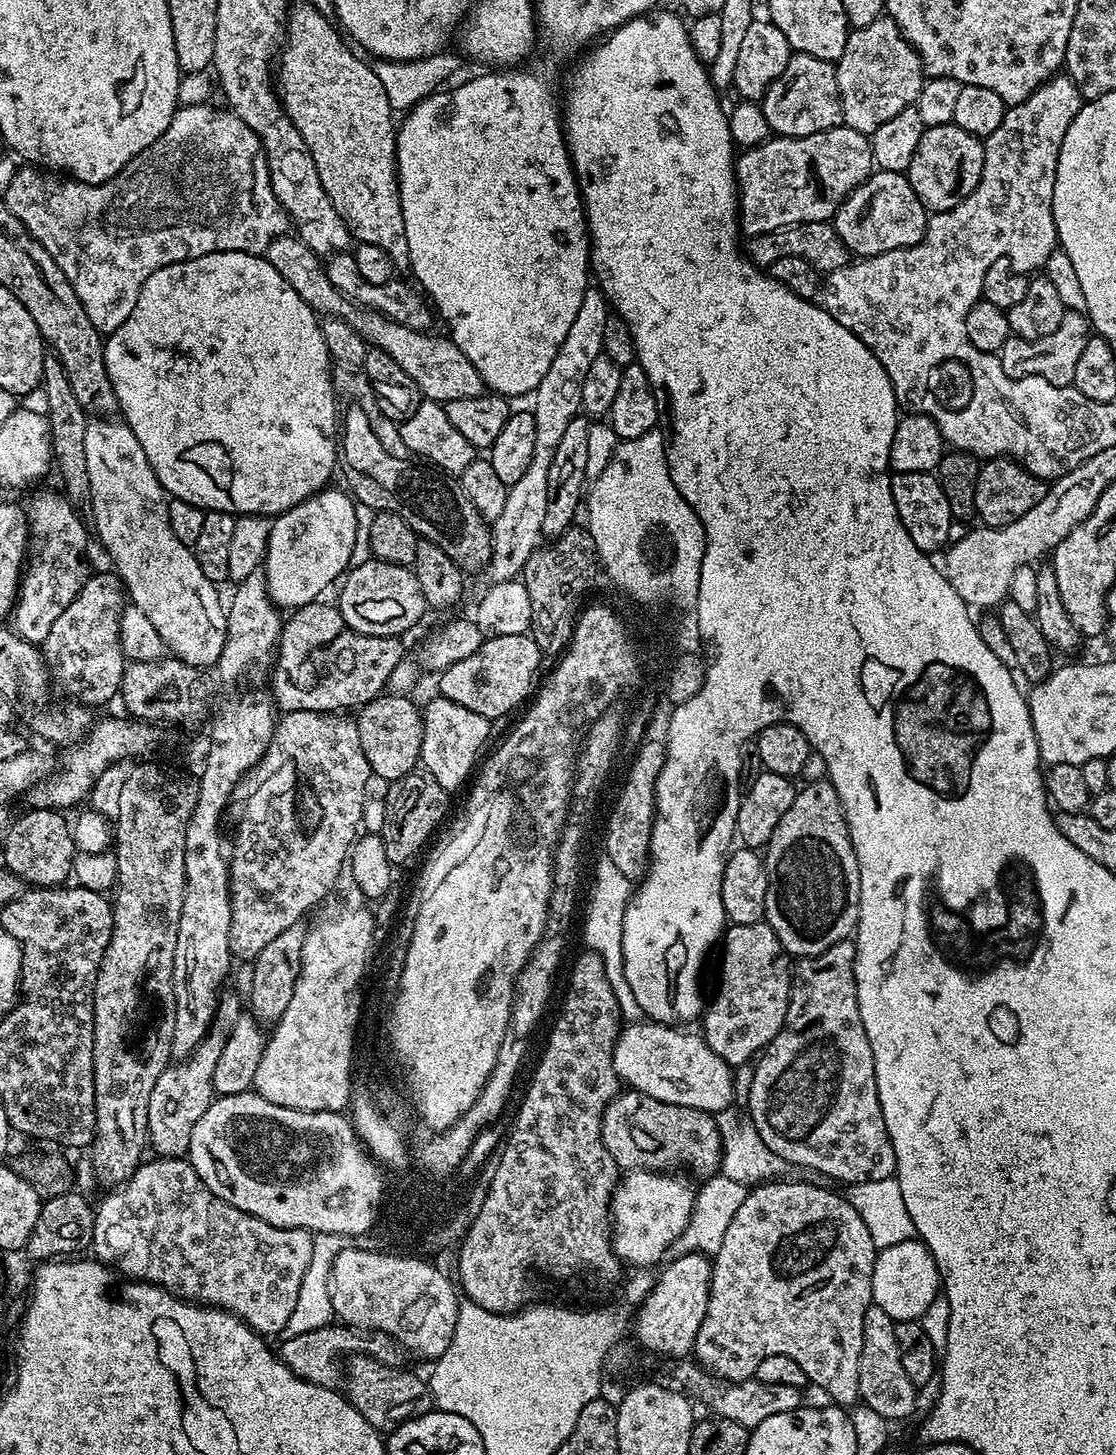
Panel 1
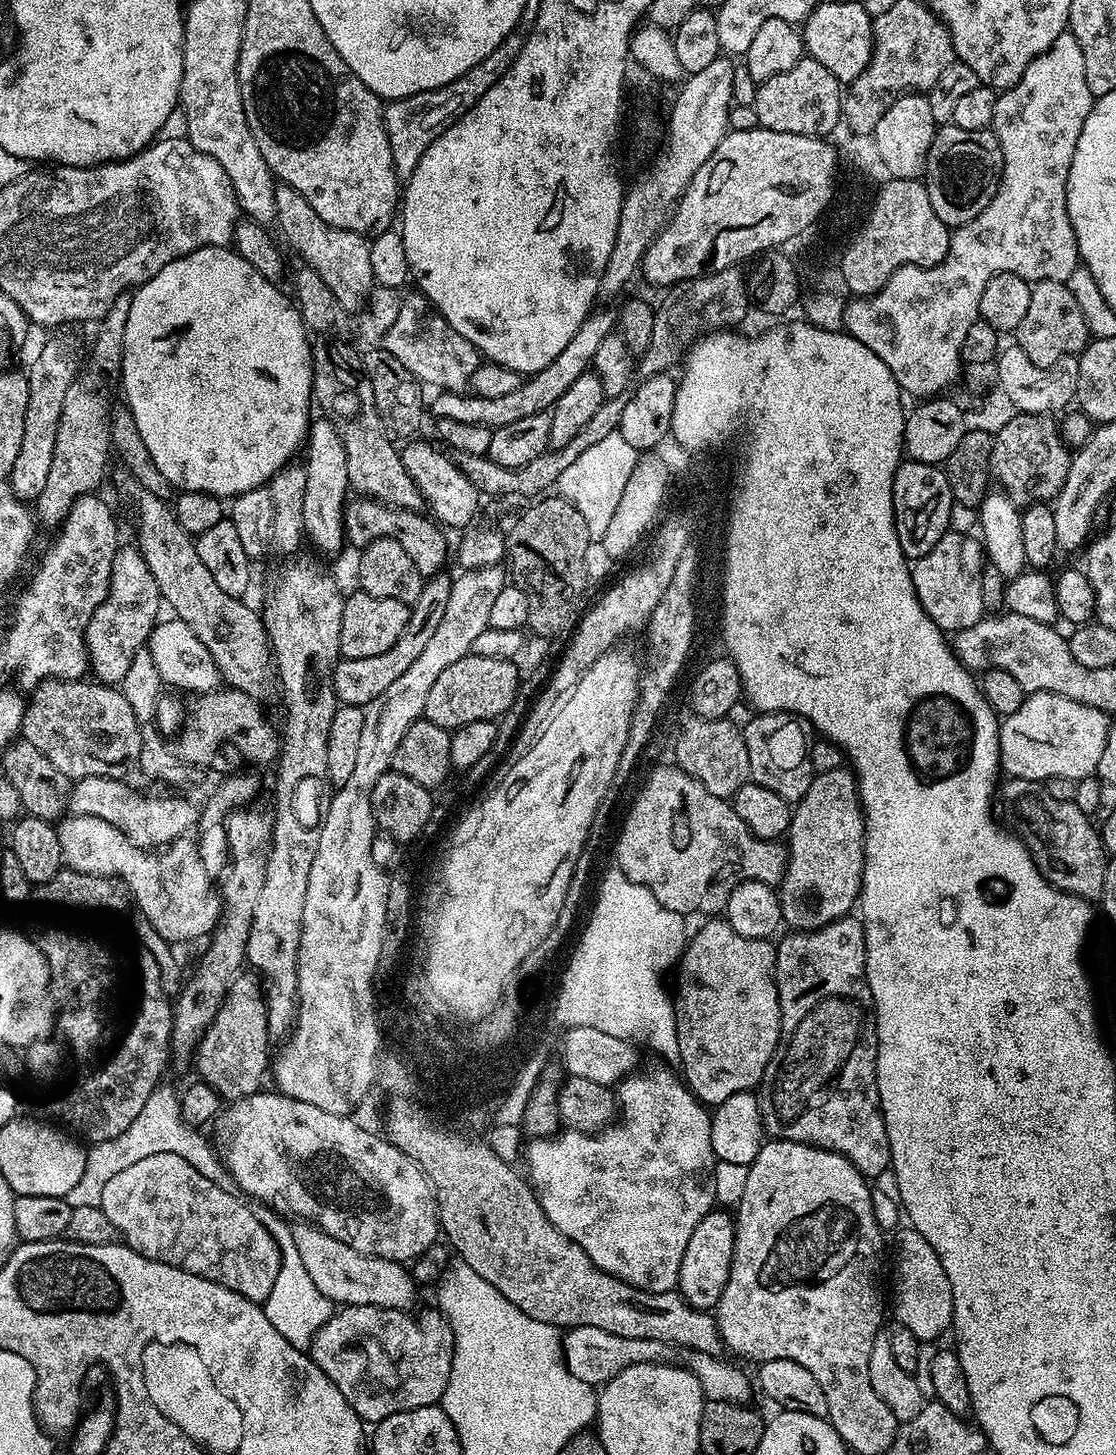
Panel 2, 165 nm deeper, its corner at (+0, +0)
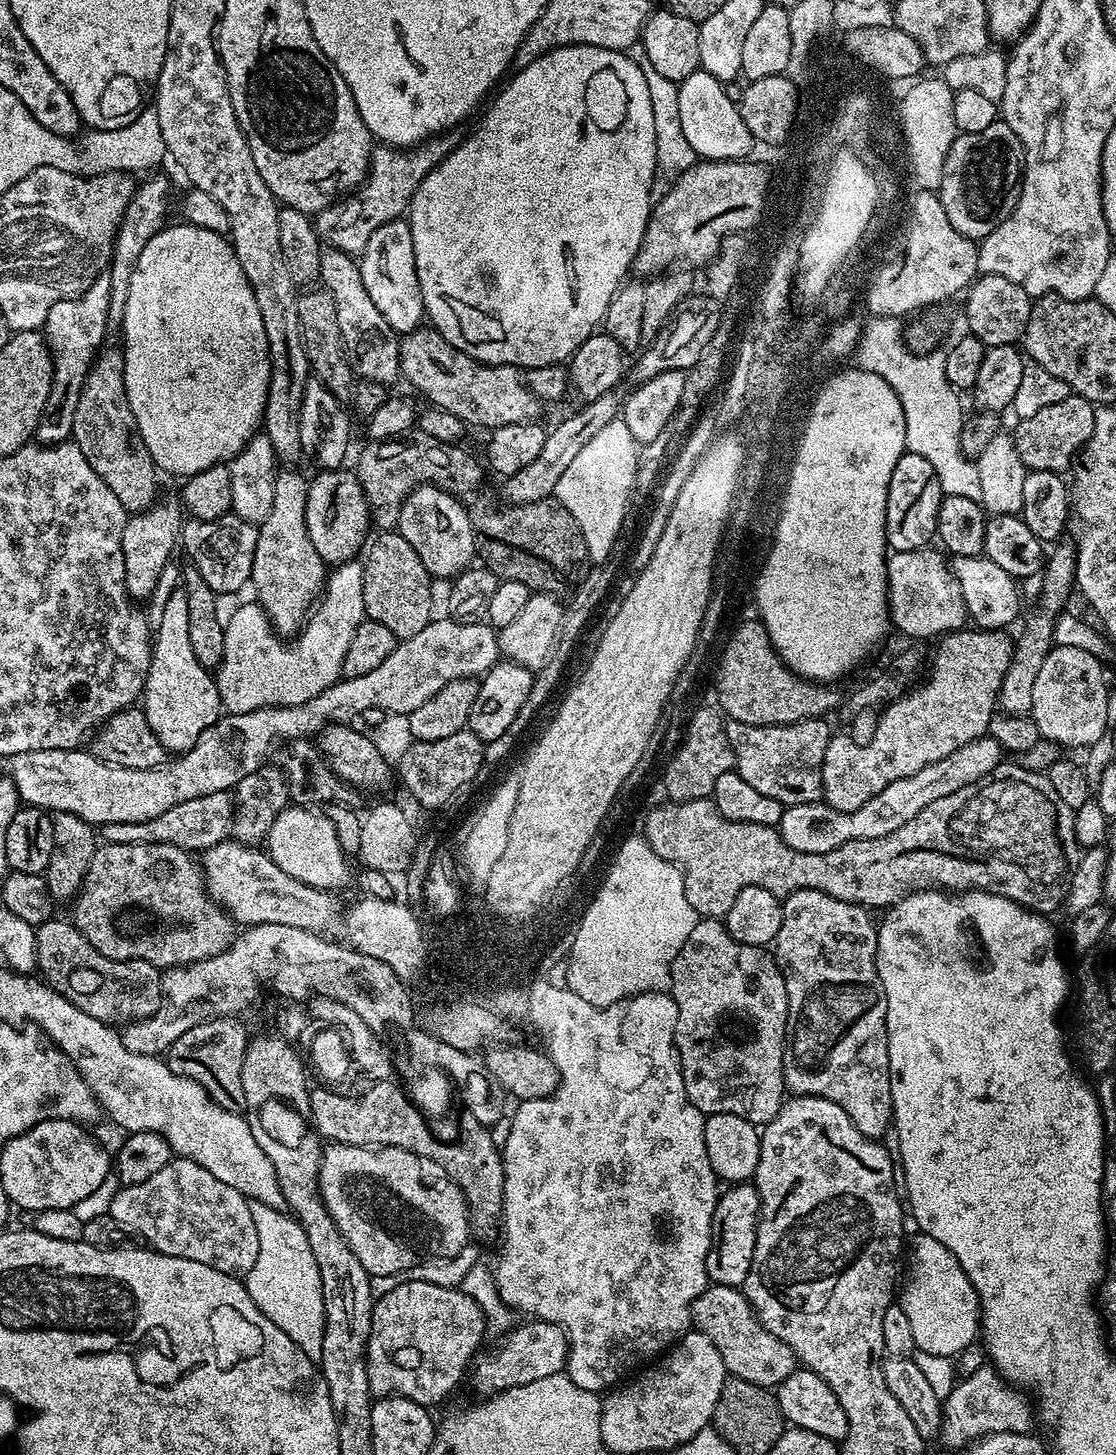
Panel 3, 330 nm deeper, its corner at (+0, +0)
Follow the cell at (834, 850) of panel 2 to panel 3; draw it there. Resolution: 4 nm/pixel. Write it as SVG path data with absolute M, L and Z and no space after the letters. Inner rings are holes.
M957 630L939 637L936 653L932 656L932 669L911 690L887 705L880 715L874 734L864 744L853 740L851 735L833 735L826 746L822 762L823 803L834 810L853 812L870 802L874 794L886 790L890 782L898 778L910 778L926 766L954 754L956 748L973 744L988 730L998 708L1000 687L1006 678L1006 670L1012 661L1013 637L1004 630Z

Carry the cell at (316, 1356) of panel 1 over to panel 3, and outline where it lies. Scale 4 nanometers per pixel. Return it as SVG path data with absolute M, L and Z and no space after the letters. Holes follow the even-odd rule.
M407 1282L396 1286L388 1294L375 1297L367 1355L368 1381L373 1397L401 1396L425 1406L433 1406L439 1400L446 1399L459 1386L460 1379L463 1376L465 1379L474 1357L481 1351L484 1327L486 1321L484 1311L480 1309L480 1301L470 1298L459 1287L447 1288L431 1282Z

